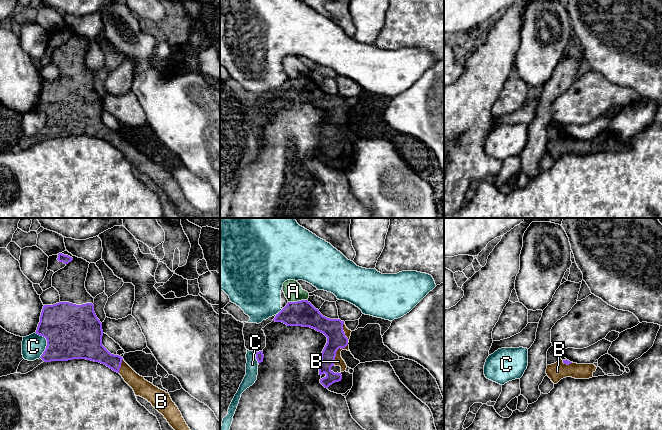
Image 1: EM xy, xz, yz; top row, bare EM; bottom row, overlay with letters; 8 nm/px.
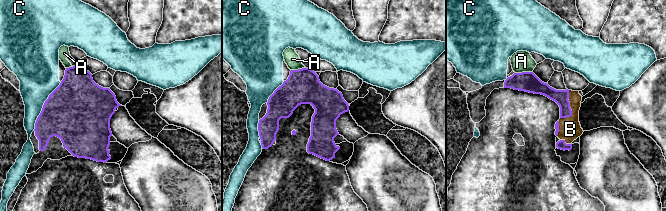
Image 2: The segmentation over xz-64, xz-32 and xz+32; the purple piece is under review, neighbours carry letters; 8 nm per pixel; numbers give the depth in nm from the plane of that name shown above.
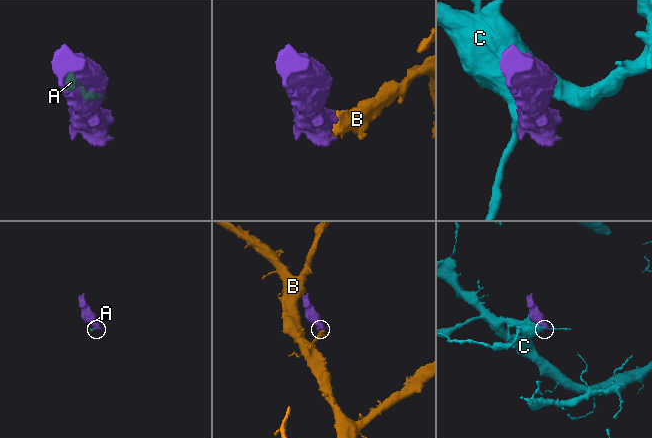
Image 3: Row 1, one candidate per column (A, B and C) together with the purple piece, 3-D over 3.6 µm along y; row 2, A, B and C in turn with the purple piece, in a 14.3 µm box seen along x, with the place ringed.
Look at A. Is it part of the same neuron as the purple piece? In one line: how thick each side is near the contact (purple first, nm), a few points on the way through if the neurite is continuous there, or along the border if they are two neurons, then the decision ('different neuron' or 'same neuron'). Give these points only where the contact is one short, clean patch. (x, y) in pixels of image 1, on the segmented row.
200/150 nm | different neuron

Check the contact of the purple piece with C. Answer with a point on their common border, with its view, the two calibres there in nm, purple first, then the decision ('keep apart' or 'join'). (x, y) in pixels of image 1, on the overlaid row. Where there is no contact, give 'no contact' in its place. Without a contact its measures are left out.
contact xy (47, 343); calibres 440 and 190 nm; keep apart

